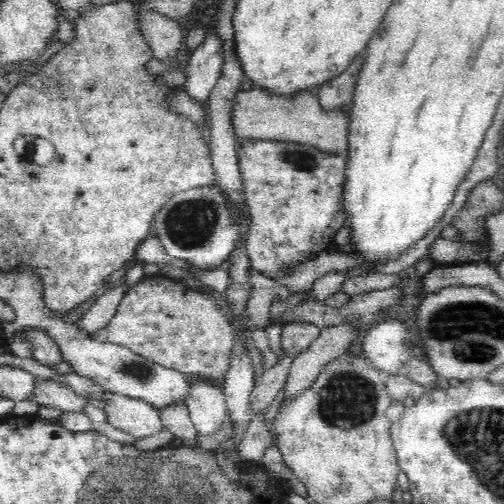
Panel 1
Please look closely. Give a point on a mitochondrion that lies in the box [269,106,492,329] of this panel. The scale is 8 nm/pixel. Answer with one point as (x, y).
(301, 160)

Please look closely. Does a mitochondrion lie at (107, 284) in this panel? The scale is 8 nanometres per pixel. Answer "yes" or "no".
no

